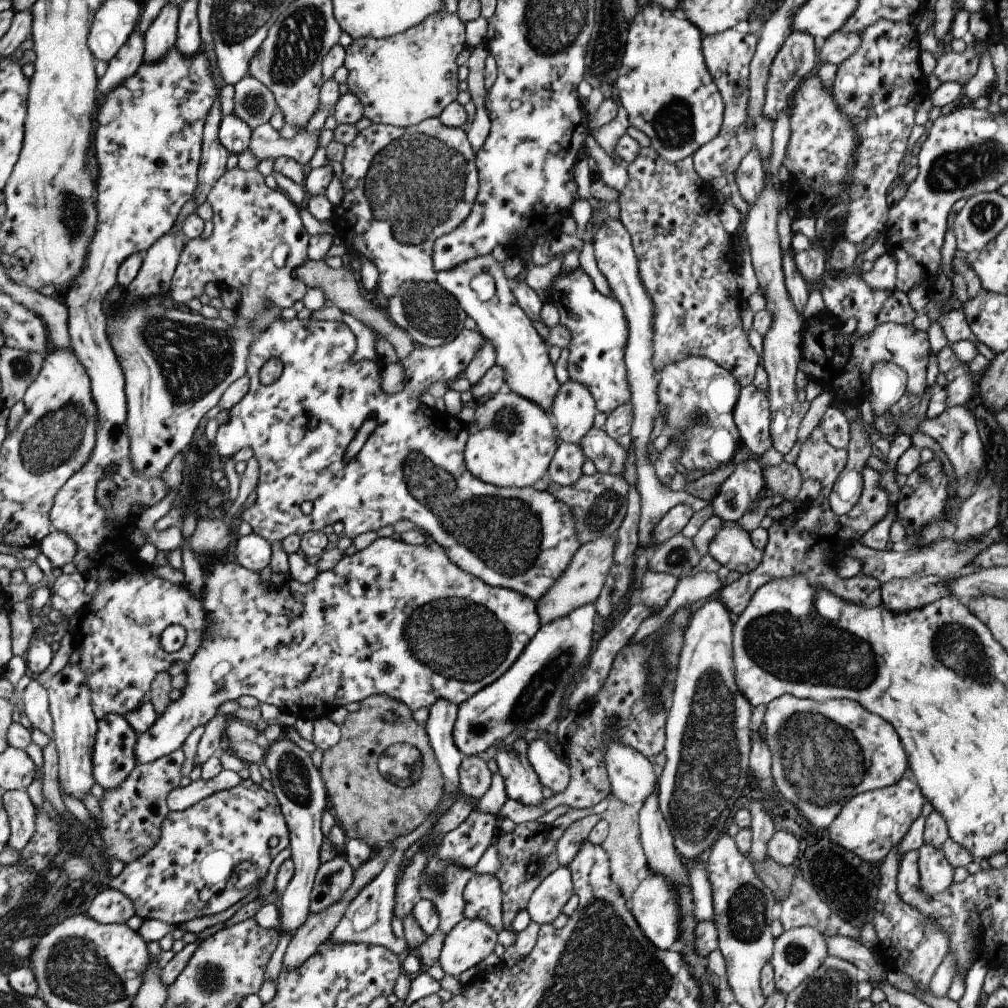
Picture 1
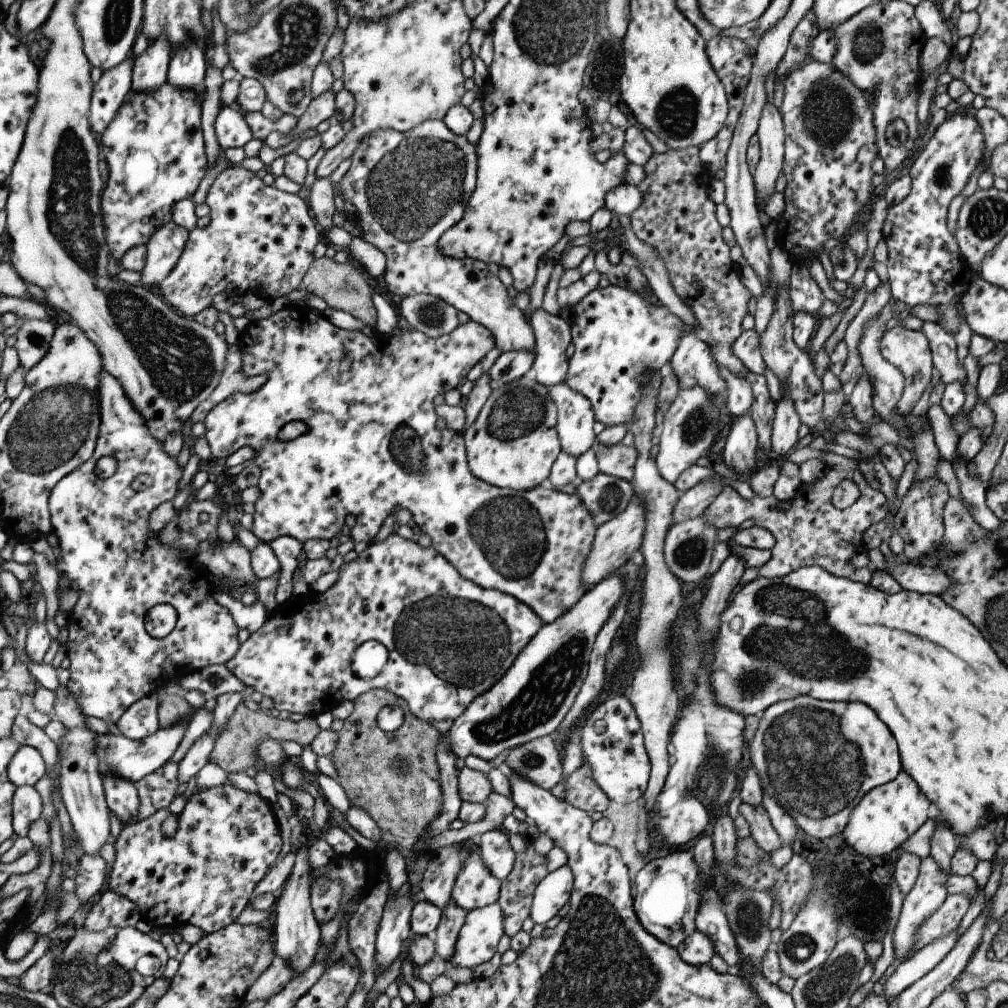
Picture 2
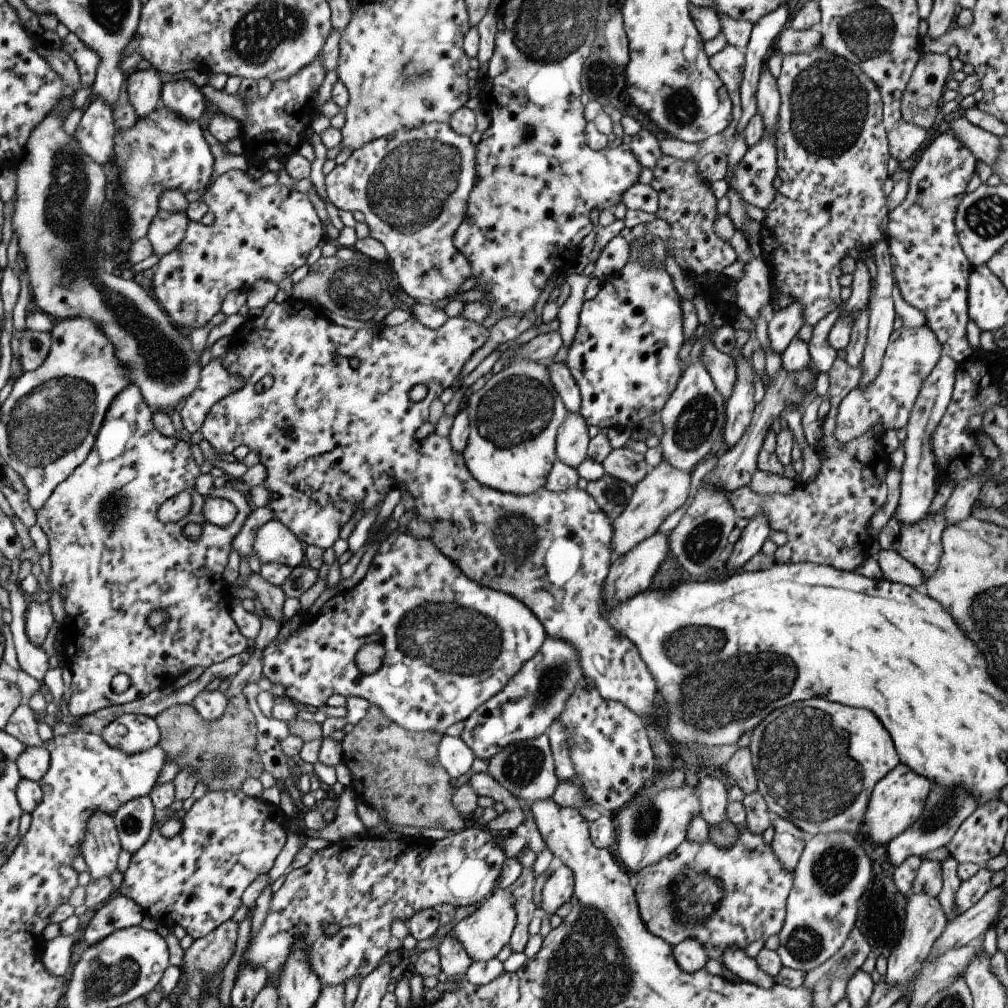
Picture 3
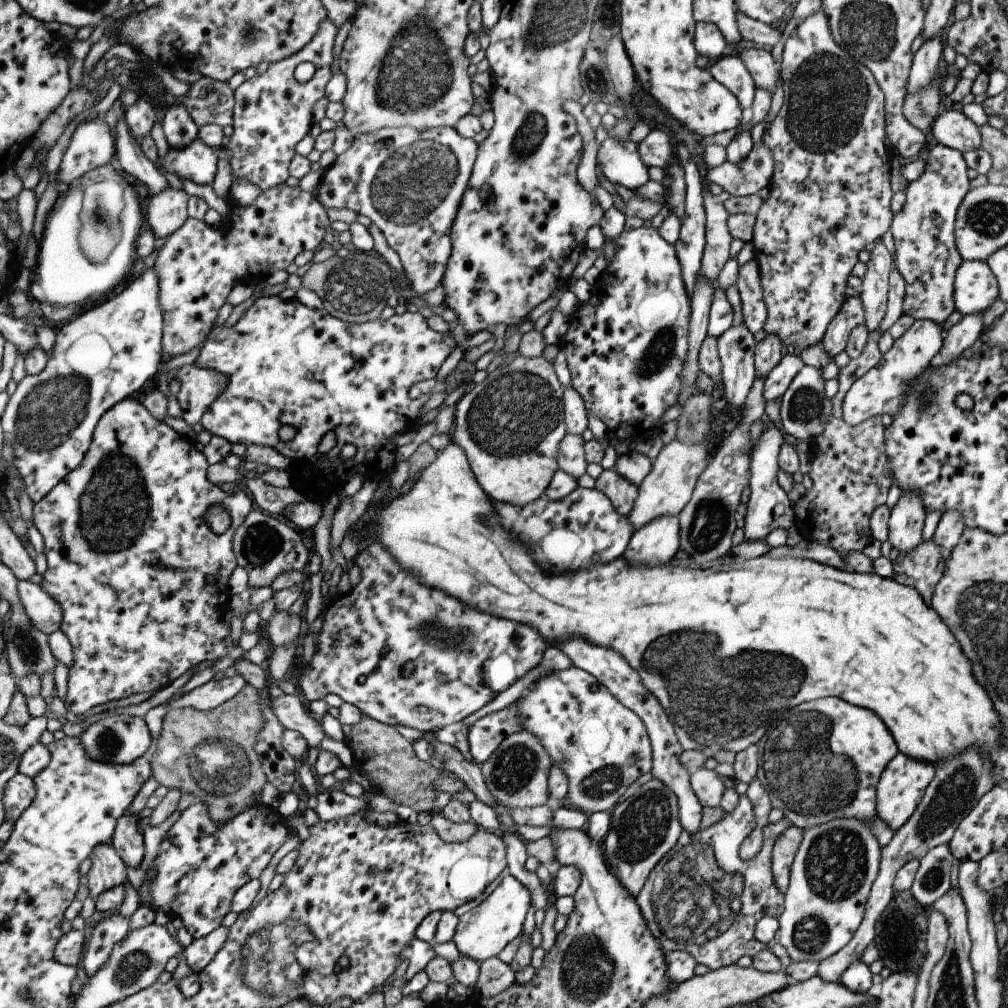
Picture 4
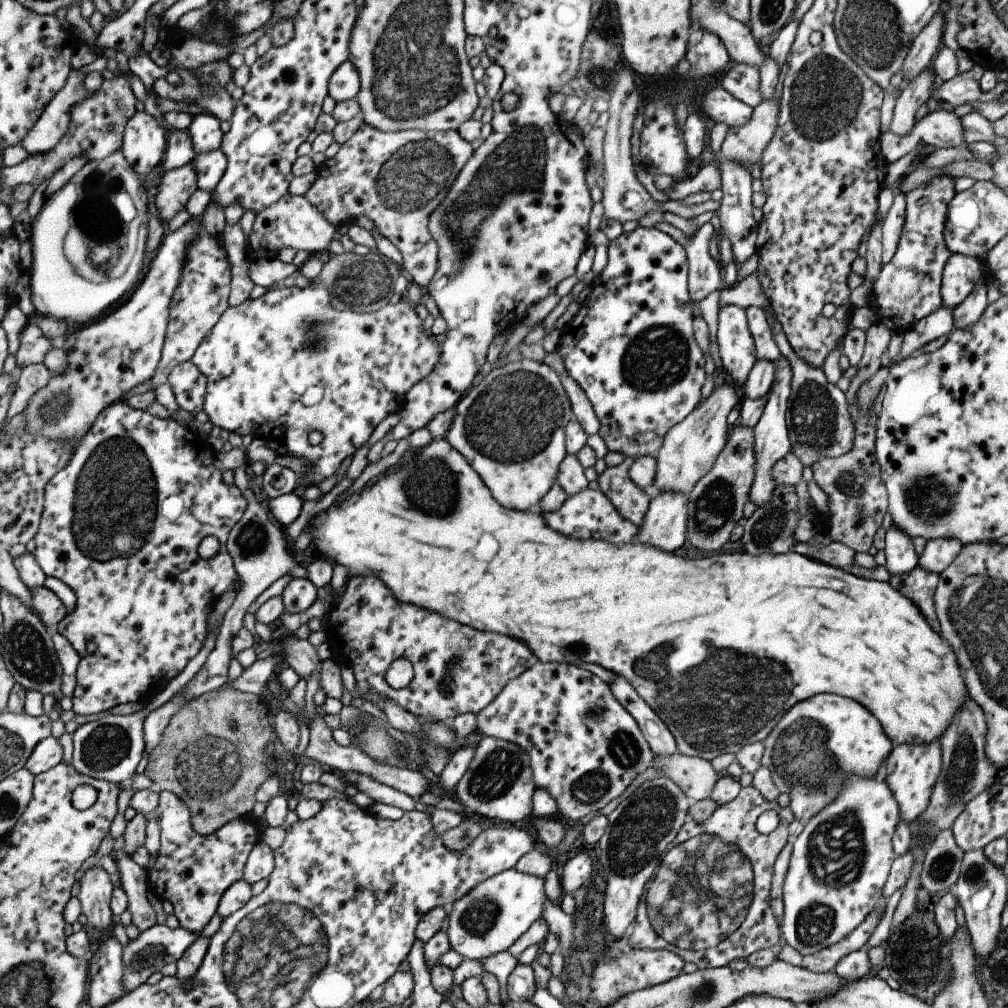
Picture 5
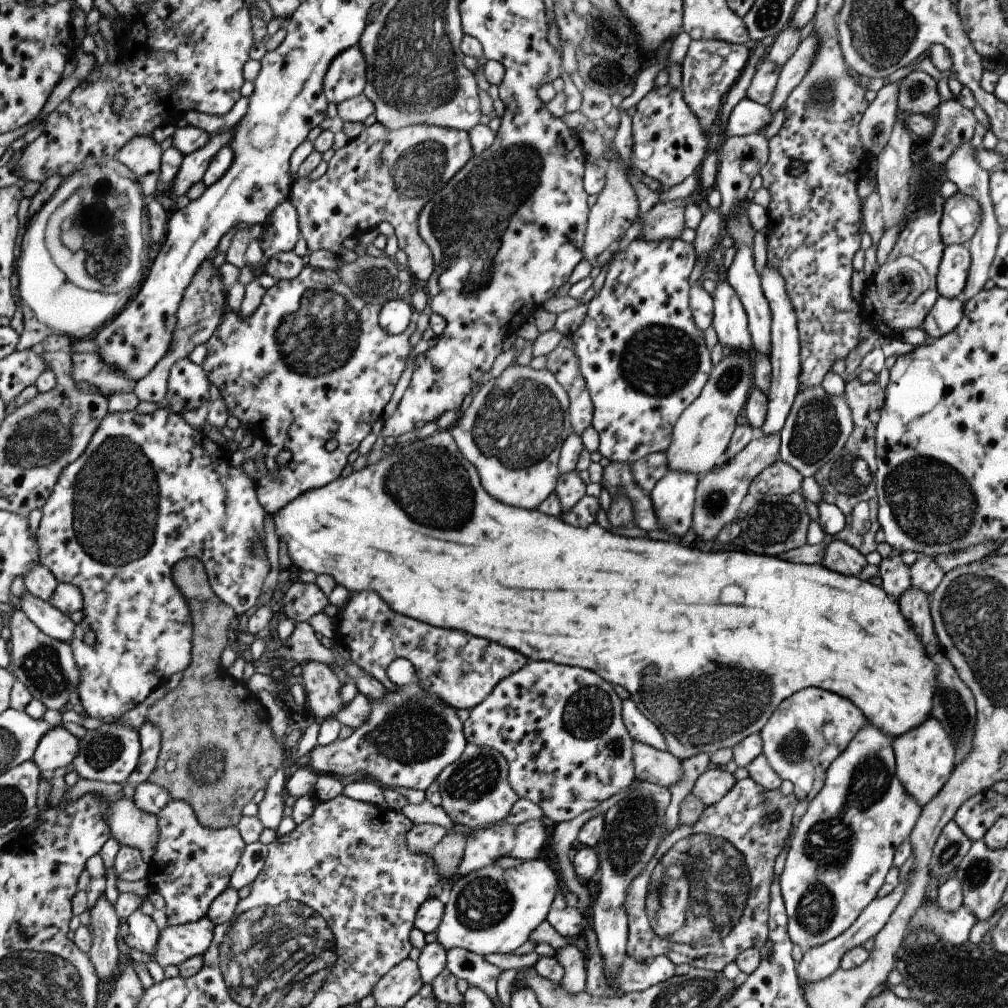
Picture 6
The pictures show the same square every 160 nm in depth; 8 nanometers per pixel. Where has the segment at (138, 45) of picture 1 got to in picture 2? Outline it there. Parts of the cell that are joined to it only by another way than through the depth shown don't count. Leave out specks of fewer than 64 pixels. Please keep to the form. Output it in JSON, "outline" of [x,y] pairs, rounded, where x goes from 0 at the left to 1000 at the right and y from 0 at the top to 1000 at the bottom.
{"outline":[[[133,58],[124,59],[113,68],[103,70],[91,97],[89,120],[91,128],[101,135],[107,123],[114,117],[124,95],[130,89],[130,74]]]}

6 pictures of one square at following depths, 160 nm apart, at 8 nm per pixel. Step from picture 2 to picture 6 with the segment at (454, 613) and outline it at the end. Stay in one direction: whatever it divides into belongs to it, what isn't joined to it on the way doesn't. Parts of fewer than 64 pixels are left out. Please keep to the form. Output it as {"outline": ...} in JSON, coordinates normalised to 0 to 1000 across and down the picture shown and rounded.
{"outline":[[[356,586],[346,588],[343,597],[336,603],[335,615],[331,618],[332,634],[346,646],[347,656],[361,668],[367,669],[377,677],[383,686],[392,686],[394,682],[384,673],[382,664],[393,653],[406,655],[411,663],[412,677],[424,688],[434,691],[436,695],[454,705],[467,704],[473,700],[502,671],[513,667],[524,656],[516,647],[495,641],[491,637],[479,635],[455,625],[438,624],[412,615],[411,613],[390,607],[372,587]]]}

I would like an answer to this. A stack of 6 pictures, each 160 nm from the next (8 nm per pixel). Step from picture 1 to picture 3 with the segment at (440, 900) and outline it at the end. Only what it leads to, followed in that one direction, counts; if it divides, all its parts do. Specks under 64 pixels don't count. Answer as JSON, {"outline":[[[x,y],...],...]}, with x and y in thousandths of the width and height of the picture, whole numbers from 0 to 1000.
{"outline":[[[445,927],[437,931],[432,941],[435,944],[437,963],[443,968],[459,966],[468,955],[459,938]]]}

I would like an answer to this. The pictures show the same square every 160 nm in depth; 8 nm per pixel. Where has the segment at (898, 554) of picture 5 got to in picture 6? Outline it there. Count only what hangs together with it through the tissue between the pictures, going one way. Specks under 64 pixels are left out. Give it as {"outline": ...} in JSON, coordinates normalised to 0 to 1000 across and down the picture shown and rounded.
{"outline":[[[886,544],[873,556],[871,569],[875,575],[873,581],[882,594],[890,596],[891,591],[903,581],[903,563],[895,557],[893,548]]]}

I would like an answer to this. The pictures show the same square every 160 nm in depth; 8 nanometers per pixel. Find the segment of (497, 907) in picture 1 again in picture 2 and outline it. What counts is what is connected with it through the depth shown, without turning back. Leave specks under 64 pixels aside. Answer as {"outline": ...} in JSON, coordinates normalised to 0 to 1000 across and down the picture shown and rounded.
{"outline":[[[472,832],[456,838],[464,843],[464,851],[449,876],[446,885],[448,894],[463,905],[493,895],[496,873],[477,855]]]}

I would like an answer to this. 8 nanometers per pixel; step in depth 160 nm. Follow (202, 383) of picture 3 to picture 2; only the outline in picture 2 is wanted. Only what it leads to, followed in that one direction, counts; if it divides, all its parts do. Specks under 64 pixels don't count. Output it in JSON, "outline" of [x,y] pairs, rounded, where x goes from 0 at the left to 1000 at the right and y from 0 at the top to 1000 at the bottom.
{"outline":[[[227,342],[226,350],[224,351],[223,361],[220,367],[220,372],[216,377],[215,383],[211,386],[211,389],[190,409],[190,413],[188,415],[191,420],[200,418],[203,412],[212,405],[214,401],[222,398],[223,395],[231,392],[231,389],[235,389],[243,377],[240,370],[240,349],[235,342]]]}

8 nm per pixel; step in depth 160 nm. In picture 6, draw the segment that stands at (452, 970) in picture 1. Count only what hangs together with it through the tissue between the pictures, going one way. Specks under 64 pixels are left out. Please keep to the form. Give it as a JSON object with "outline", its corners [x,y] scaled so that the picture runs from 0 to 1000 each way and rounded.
{"outline":[[[535,852],[524,853],[512,860],[499,863],[490,857],[469,866],[455,870],[445,882],[443,896],[440,897],[437,916],[434,918],[433,934],[443,942],[461,942],[475,948],[496,944],[503,946],[517,938],[523,933],[525,926],[542,911],[547,894],[553,887],[555,868],[549,857],[543,857]]]}

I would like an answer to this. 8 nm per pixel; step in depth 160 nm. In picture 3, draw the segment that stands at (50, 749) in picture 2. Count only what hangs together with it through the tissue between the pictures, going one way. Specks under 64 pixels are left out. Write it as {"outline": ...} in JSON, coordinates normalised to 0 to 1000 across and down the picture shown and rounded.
{"outline":[[[19,699],[5,721],[5,725],[24,736],[27,742],[43,741],[46,738],[43,732],[39,732],[39,718],[37,718],[35,706],[26,699]]]}

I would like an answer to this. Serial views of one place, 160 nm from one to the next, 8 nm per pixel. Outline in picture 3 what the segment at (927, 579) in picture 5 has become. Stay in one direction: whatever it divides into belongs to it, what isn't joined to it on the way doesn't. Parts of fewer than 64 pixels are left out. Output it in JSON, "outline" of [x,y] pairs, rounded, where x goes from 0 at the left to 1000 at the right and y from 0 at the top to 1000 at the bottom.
{"outline":[[[936,503],[928,510],[920,506],[910,518],[893,520],[889,547],[911,563],[919,575],[932,560],[935,551],[933,532],[938,521]]]}

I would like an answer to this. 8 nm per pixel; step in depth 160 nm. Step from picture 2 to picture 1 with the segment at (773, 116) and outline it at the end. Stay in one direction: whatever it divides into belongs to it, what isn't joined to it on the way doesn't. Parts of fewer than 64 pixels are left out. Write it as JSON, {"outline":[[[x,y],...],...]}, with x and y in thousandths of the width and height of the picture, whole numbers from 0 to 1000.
{"outline":[[[759,170],[759,187],[751,198],[741,207],[739,230],[741,246],[743,246],[743,256],[745,264],[751,277],[752,286],[756,289],[759,297],[758,307],[764,311],[765,317],[763,325],[756,333],[755,361],[759,366],[762,375],[760,394],[764,403],[764,414],[762,430],[766,443],[773,450],[781,450],[785,442],[790,438],[790,429],[799,409],[804,401],[801,398],[791,399],[789,390],[788,375],[791,369],[794,353],[794,331],[798,315],[787,304],[783,293],[778,285],[778,274],[775,268],[772,232],[770,229],[770,214],[773,207],[778,207],[782,198],[777,188],[772,191],[762,178]]]}

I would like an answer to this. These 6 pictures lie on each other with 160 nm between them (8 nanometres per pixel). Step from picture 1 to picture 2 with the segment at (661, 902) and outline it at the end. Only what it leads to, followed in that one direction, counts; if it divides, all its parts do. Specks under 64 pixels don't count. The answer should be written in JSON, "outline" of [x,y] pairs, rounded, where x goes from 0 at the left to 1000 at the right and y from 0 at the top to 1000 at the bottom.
{"outline":[[[684,840],[668,841],[660,850],[642,855],[632,865],[627,877],[630,909],[646,929],[670,940],[681,928],[690,922],[688,907],[693,897],[694,885],[700,878],[695,878],[691,871],[690,858]]]}

